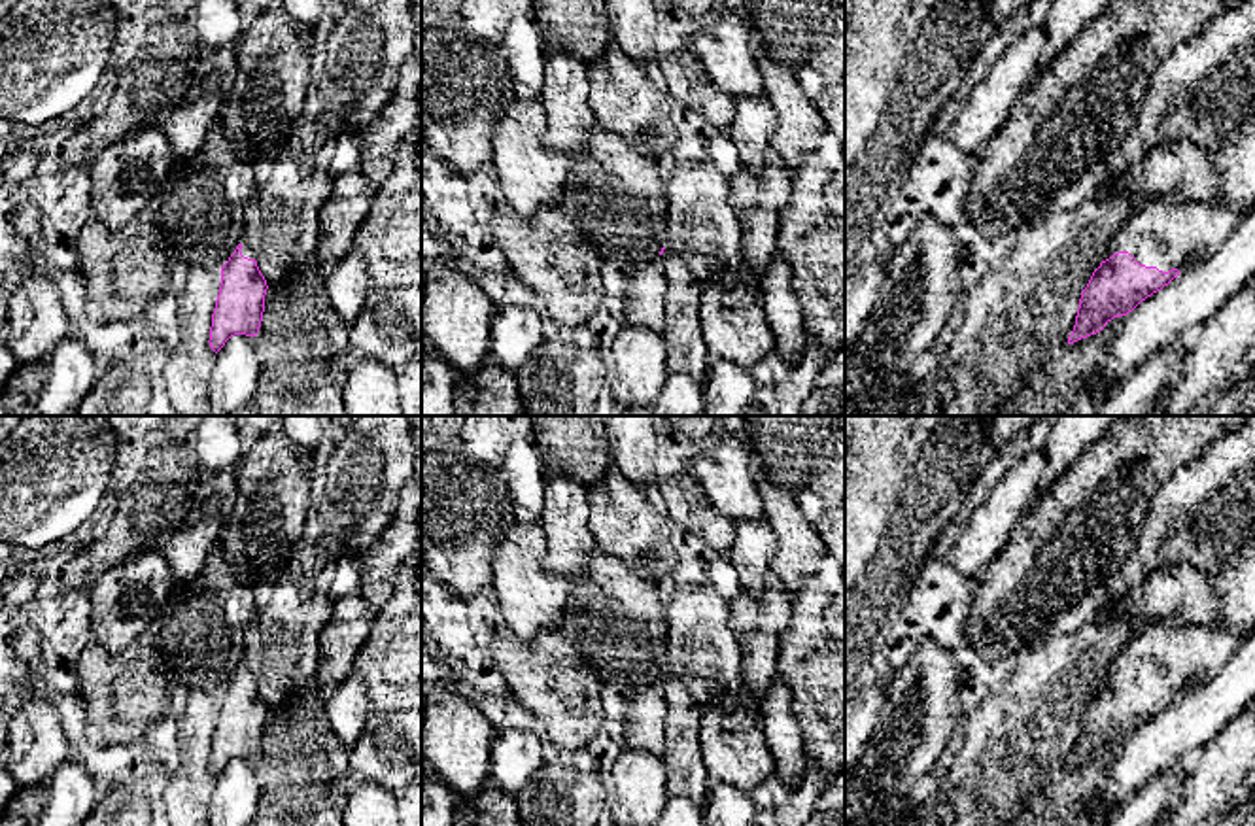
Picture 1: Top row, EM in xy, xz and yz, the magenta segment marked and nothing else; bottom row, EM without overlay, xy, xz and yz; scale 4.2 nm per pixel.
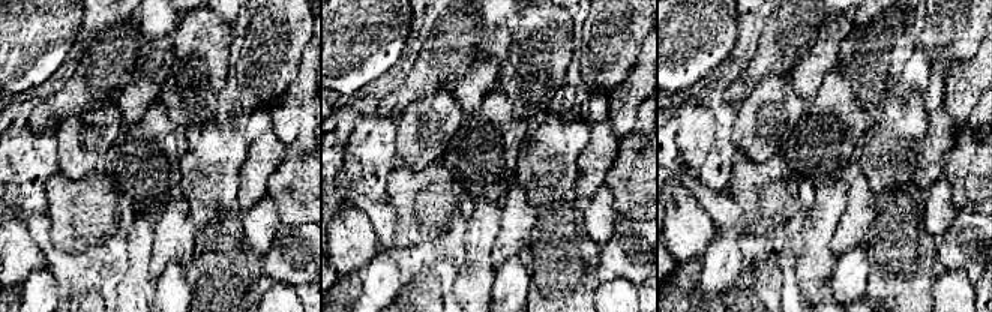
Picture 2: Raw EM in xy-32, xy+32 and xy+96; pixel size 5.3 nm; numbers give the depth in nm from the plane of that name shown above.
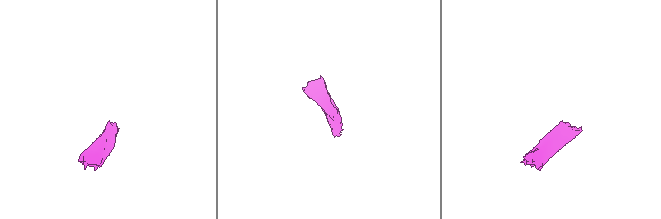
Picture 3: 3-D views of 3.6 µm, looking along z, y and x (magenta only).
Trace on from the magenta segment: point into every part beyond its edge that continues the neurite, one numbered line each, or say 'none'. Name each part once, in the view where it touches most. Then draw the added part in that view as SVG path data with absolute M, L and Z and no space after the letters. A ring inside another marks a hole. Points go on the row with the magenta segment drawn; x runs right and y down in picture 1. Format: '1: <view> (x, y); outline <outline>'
1: yz (1167, 233); outline M1215 193L1210 200L1183 202L1174 195L1149 200L1113 236L1106 259L1128 251L1140 265L1185 274L1230 238L1244 214Z

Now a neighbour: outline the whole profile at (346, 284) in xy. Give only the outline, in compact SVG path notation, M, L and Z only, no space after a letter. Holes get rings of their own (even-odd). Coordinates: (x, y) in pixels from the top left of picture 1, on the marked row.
M355 246L323 278L325 297L346 325L361 314L369 289L367 265Z

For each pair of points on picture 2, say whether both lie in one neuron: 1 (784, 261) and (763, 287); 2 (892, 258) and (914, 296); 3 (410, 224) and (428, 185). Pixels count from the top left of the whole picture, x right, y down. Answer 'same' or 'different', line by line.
1: same
2: same
3: same

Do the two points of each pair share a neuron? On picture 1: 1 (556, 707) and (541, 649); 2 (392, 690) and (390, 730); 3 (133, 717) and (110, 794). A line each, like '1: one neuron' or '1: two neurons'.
1: one neuron
2: two neurons
3: two neurons

